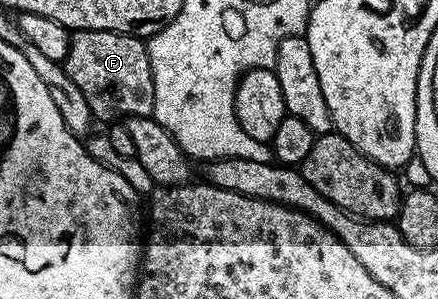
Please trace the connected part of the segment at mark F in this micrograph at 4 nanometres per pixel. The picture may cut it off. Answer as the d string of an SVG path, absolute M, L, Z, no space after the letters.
M81 28L72 31L69 54L63 60L62 66L69 74L69 78L73 78L73 83L81 89L81 94L85 94L85 99L89 102L91 115L96 121L107 120L106 122L115 122L120 118L126 118L128 116L149 116L155 111L155 91L153 90L153 70L151 69L151 59L147 53L146 43L144 43L142 39L139 41L137 37L138 35L135 34L110 32L109 30L85 30L84 28Z

